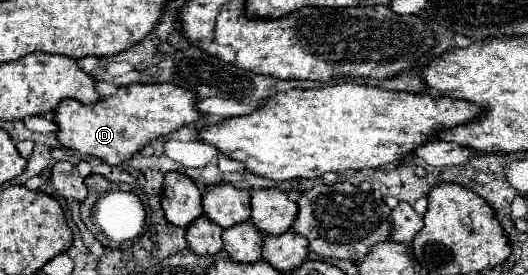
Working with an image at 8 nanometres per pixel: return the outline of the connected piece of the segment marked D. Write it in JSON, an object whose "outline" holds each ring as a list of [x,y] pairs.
{"outline":[[[133,83],[129,87],[121,87],[117,95],[113,97],[105,97],[95,105],[81,105],[79,101],[63,101],[57,111],[55,111],[55,123],[59,127],[59,131],[55,133],[57,139],[61,141],[61,145],[69,147],[69,149],[77,149],[79,153],[103,159],[109,165],[119,165],[123,161],[129,161],[133,155],[137,155],[145,145],[149,145],[151,141],[155,141],[157,137],[165,137],[169,133],[175,133],[177,129],[197,121],[203,113],[197,109],[197,95],[175,87],[175,85],[139,85]]]}

